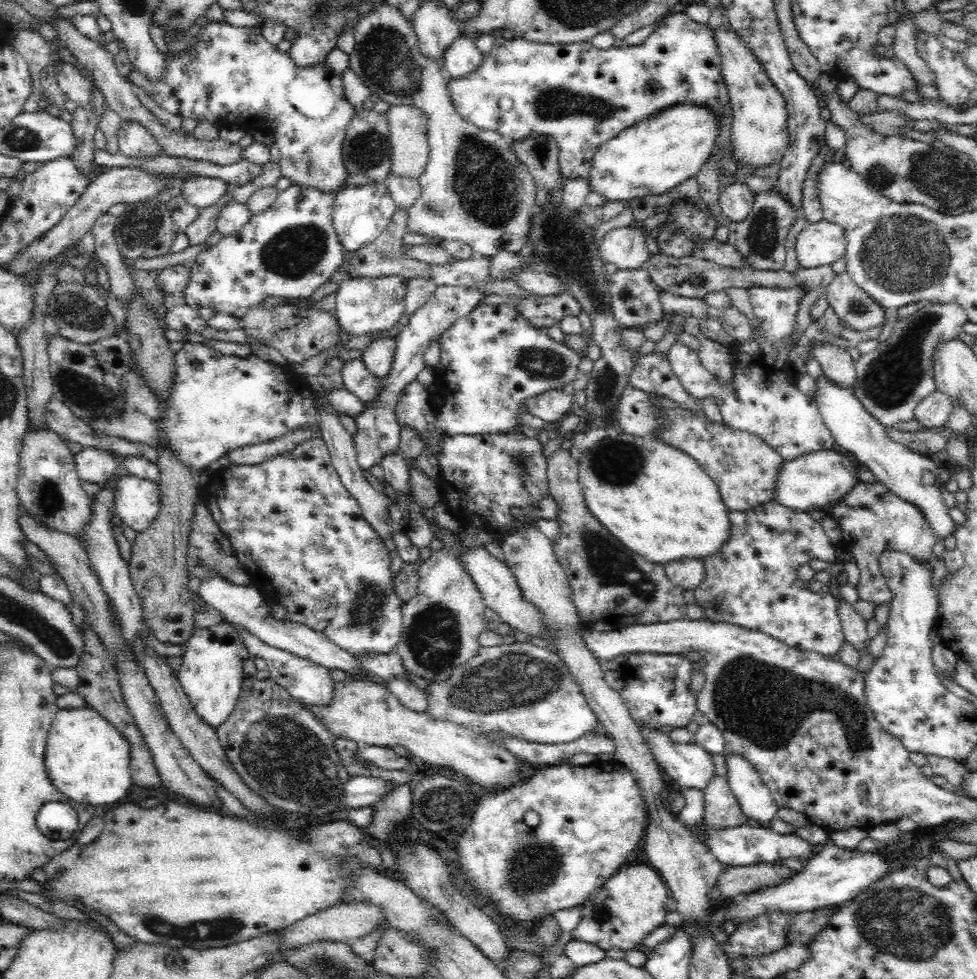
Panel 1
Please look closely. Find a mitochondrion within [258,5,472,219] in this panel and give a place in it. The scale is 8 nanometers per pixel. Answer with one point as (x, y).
(385, 60)

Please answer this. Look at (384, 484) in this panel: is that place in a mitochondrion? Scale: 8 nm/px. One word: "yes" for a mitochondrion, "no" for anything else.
no

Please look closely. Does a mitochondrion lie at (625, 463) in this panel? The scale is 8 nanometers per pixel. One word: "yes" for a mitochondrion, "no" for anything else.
yes

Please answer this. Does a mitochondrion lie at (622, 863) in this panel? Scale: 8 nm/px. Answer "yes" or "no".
no

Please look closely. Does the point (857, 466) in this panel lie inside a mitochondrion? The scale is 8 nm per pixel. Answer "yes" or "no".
no

